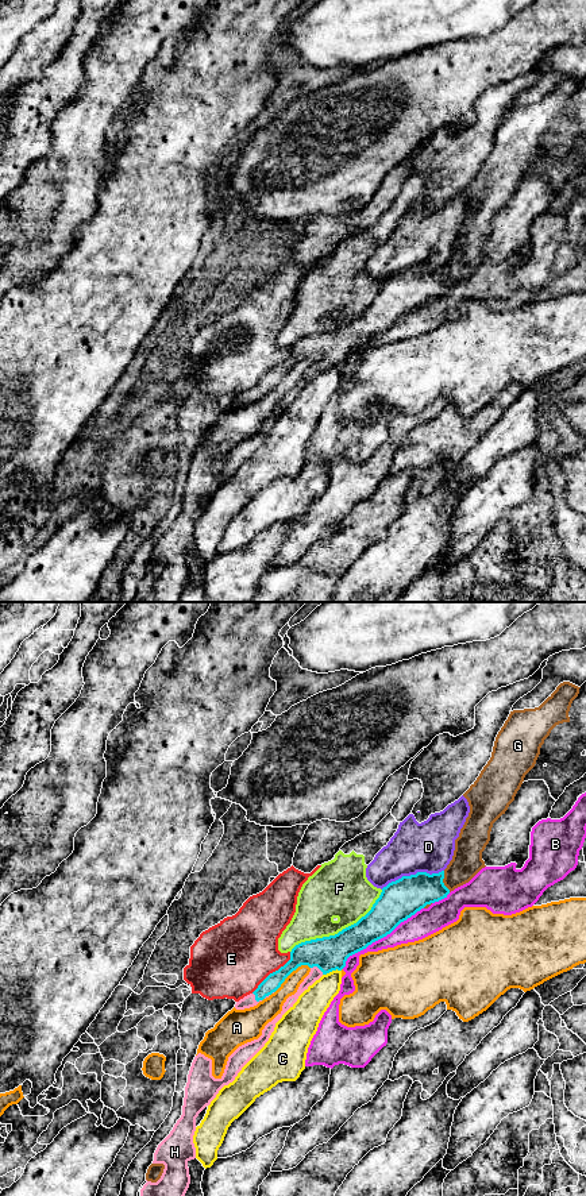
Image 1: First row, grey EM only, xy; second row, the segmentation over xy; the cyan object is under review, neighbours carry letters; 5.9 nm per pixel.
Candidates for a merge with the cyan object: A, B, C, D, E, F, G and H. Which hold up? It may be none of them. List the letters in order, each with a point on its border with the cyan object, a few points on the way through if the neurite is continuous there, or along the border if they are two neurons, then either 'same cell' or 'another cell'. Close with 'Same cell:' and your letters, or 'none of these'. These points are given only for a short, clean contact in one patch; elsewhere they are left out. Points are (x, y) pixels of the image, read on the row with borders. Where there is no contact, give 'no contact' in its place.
A: contact xy (290, 972); another cell
B: contact xy (380, 938); another cell
C: contact xy (331, 971); another cell
D: contact xy (412, 875); another cell
E: contact xy (273, 972); another cell
F: contact xy (339, 932); another cell
G: contact xy (442, 882); another cell
H: contact xy (317, 967); same cell
Same cell: H

